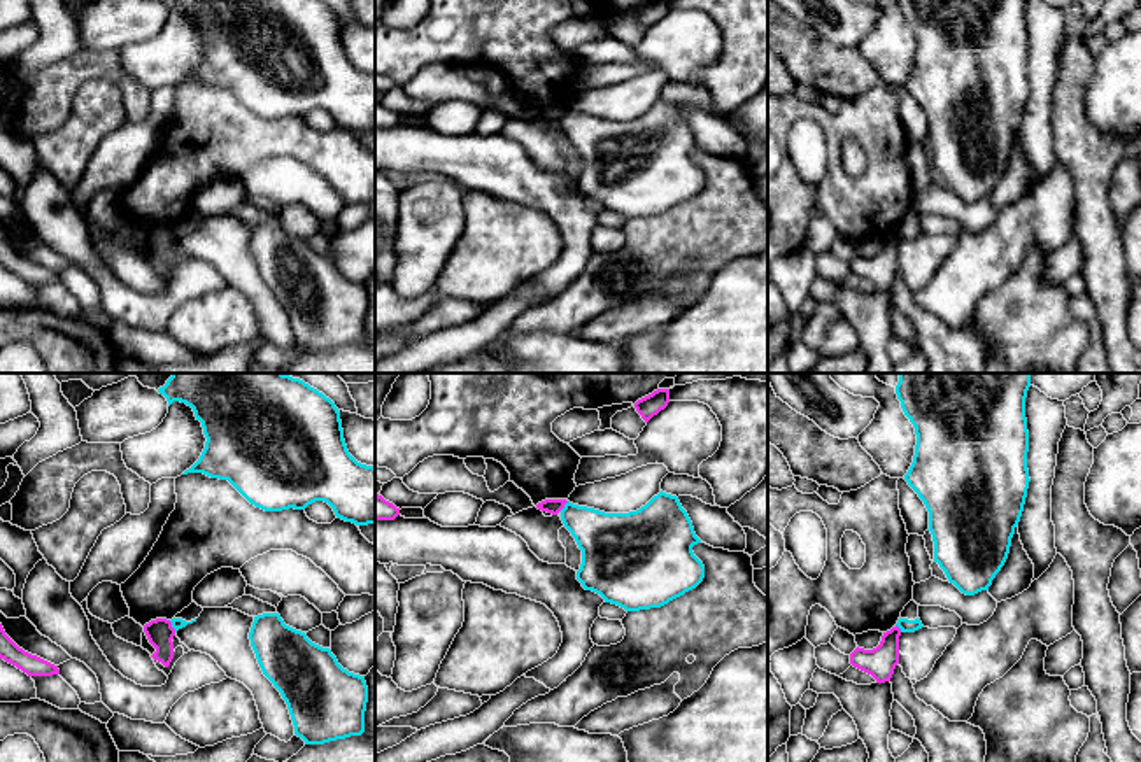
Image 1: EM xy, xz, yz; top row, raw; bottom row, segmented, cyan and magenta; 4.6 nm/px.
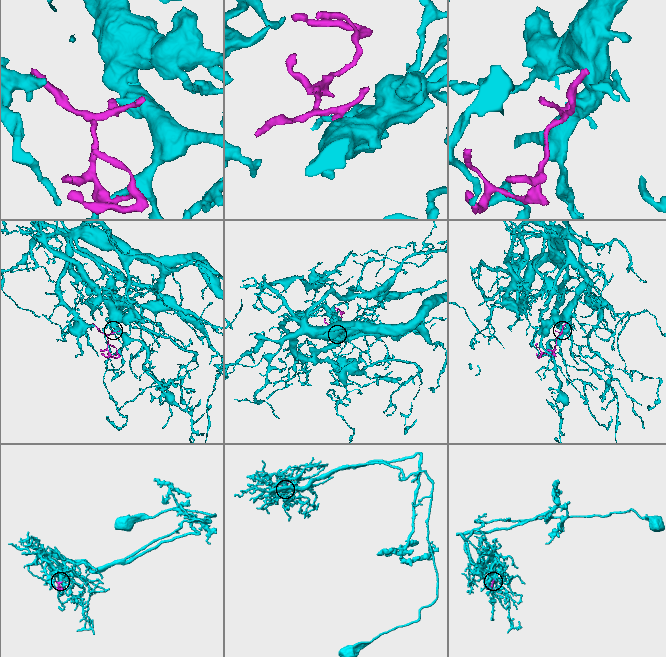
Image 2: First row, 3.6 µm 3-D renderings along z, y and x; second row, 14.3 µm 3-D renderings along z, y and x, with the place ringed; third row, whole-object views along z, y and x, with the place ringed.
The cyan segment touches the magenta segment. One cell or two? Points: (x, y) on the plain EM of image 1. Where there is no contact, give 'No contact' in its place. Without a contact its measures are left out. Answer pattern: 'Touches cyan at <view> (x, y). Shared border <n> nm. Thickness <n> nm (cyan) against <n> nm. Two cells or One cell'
Touches cyan at xz (565, 114). Shared border 60 nm. Thickness 260 nm (cyan) against 70 nm. Two cells

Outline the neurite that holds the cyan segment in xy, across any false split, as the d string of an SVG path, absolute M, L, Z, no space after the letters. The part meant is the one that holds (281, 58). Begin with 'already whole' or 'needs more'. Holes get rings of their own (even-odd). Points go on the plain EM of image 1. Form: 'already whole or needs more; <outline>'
already whole; M159 0L159 2L167 5L168 14L174 9L181 9L191 14L196 28L202 30L203 42L207 46L200 67L182 82L203 81L210 86L228 88L251 112L265 119L282 119L289 116L305 117L308 112L315 109L324 109L333 116L337 126L352 130L356 133L375 131L375 75L358 70L349 61L344 47L340 19L335 14L335 11L322 0Z

